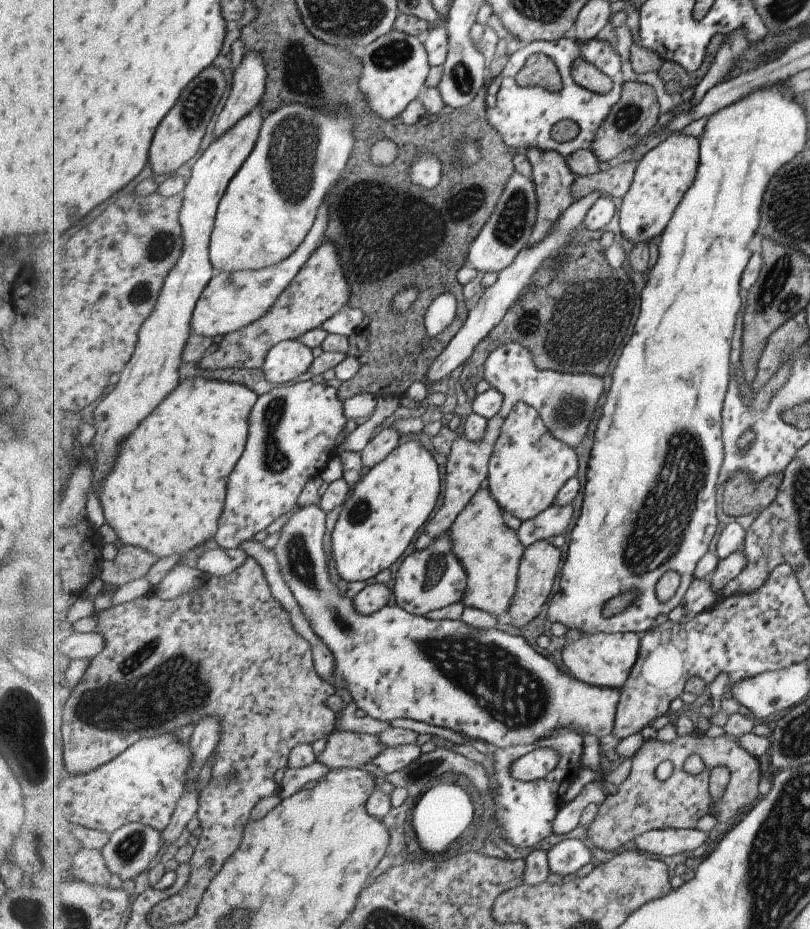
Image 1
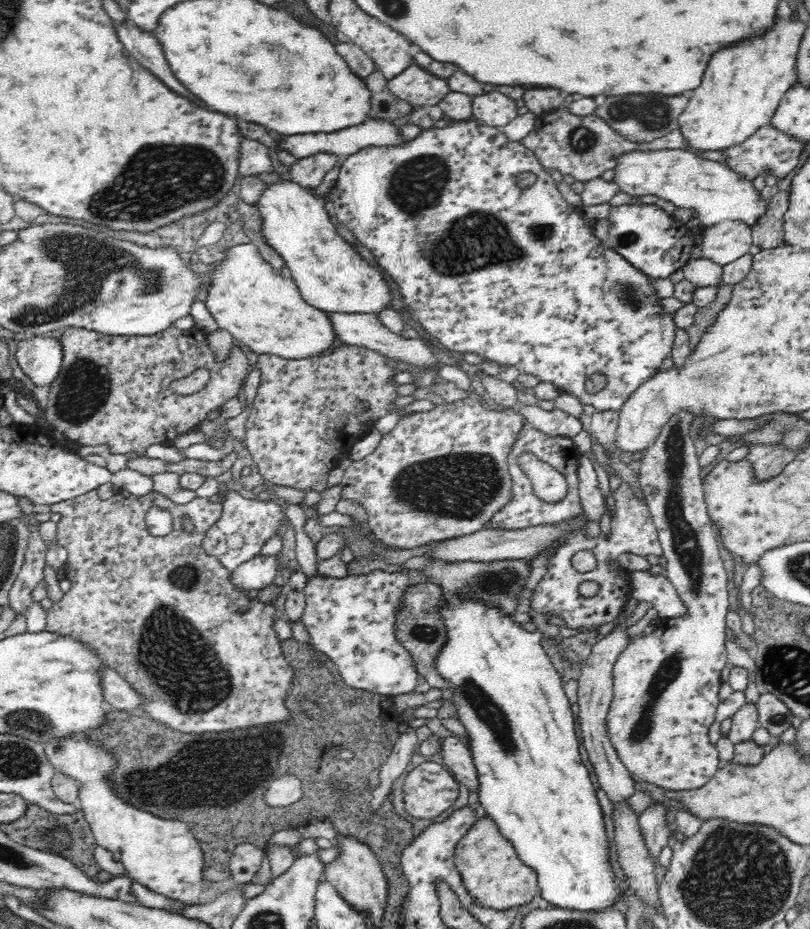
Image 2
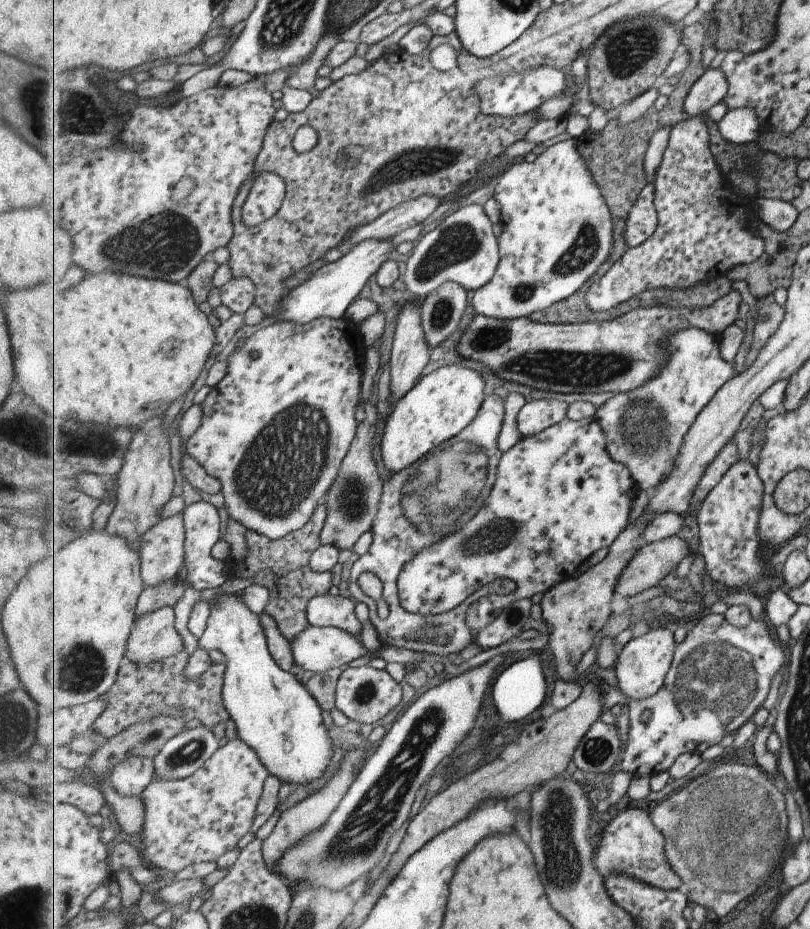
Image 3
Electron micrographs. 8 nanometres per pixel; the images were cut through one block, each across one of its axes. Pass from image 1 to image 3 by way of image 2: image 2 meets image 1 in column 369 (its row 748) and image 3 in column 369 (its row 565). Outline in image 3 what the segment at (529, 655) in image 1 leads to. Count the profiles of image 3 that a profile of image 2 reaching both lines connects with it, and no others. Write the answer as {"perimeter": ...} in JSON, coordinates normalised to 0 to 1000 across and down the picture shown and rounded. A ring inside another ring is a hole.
{"perimeter":[[[458,717],[428,719],[420,729],[415,746],[415,761],[433,776],[463,779],[475,773],[498,753],[498,741],[485,732],[478,721],[465,721]]]}

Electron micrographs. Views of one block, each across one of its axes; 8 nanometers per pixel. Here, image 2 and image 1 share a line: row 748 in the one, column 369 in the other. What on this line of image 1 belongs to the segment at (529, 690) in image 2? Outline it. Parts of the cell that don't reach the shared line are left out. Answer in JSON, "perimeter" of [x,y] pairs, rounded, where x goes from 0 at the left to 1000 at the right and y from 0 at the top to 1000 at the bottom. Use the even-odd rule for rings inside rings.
{"perimeter":[[[517,476],[493,479],[475,495],[452,506],[422,543],[409,576],[410,601],[419,620],[427,626],[453,626],[483,611],[502,594],[520,566],[535,553],[544,527],[542,499]]]}

